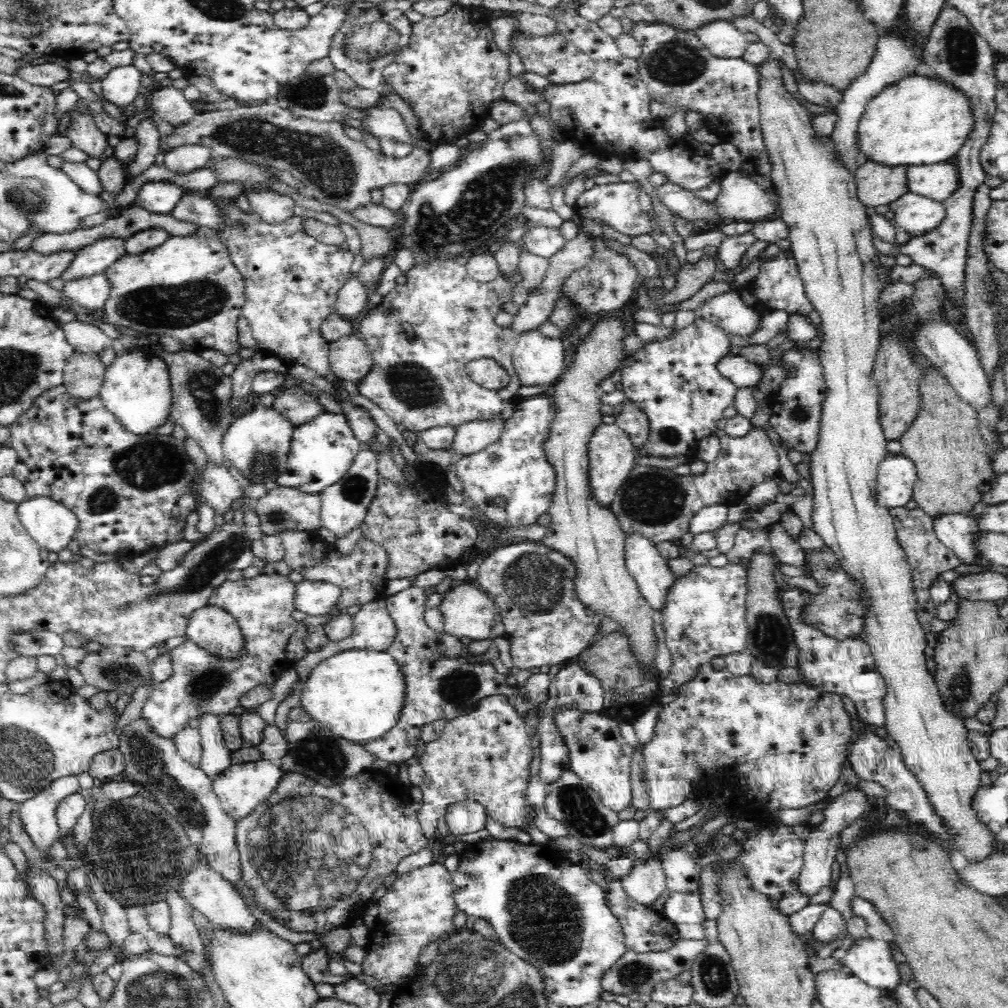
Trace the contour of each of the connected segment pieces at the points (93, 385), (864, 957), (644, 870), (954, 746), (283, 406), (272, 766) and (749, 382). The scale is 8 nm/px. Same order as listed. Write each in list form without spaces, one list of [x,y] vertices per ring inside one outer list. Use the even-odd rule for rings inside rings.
[[[75,352],[68,358],[63,370],[63,388],[76,400],[86,400],[100,394],[101,386],[105,381],[106,365],[100,361],[99,354]]]
[[[870,936],[853,940],[843,963],[862,982],[890,995],[901,984],[899,964],[894,961],[892,948],[886,941]]]
[[[653,857],[636,862],[629,870],[629,873],[621,878],[621,885],[623,891],[637,903],[652,904],[657,898],[660,898],[660,896],[663,896],[667,892],[666,875],[662,861],[658,857]]]
[[[770,52],[769,56],[770,57],[764,59],[763,62],[757,66],[760,76],[759,130],[762,130],[763,141],[765,142],[768,158],[770,158],[771,179],[778,191],[778,196],[780,196],[783,211],[780,218],[785,224],[788,224],[789,238],[787,242],[792,242],[792,255],[794,255],[794,258],[797,260],[797,269],[799,270],[801,279],[804,281],[805,294],[808,295],[808,298],[812,301],[815,309],[821,316],[821,324],[819,327],[822,342],[818,350],[820,350],[819,360],[822,365],[826,394],[821,412],[821,428],[817,449],[811,454],[811,463],[808,467],[810,469],[810,479],[813,486],[813,530],[821,536],[825,544],[835,553],[842,564],[846,577],[850,579],[850,582],[854,585],[854,589],[856,589],[856,596],[859,598],[860,618],[863,618],[863,633],[867,635],[865,641],[870,645],[876,669],[878,669],[878,672],[882,675],[883,680],[886,681],[887,694],[883,700],[883,724],[889,738],[897,742],[896,746],[898,750],[900,750],[906,766],[925,788],[928,802],[935,808],[934,812],[940,816],[941,821],[950,829],[950,833],[956,837],[956,840],[953,840],[953,846],[955,846],[956,850],[960,850],[960,852],[964,854],[968,862],[982,862],[984,858],[988,858],[988,856],[992,854],[992,848],[994,848],[992,842],[996,842],[997,840],[995,834],[993,834],[993,830],[987,828],[986,824],[980,821],[978,815],[976,815],[976,811],[974,811],[974,807],[972,807],[972,798],[974,798],[976,790],[980,788],[980,774],[982,774],[983,771],[971,751],[968,742],[969,730],[964,726],[964,720],[956,714],[953,714],[952,711],[945,706],[945,700],[942,699],[938,684],[935,681],[935,676],[932,676],[926,667],[926,654],[924,653],[924,650],[926,650],[926,634],[918,622],[918,612],[916,611],[917,597],[914,593],[911,567],[908,563],[905,551],[902,549],[902,545],[900,545],[898,539],[896,539],[896,527],[894,527],[894,521],[892,521],[892,515],[890,515],[889,509],[879,505],[878,501],[875,500],[876,471],[878,470],[879,463],[882,462],[883,458],[886,458],[889,452],[886,449],[888,440],[883,436],[882,425],[879,424],[878,387],[874,382],[872,372],[882,338],[882,334],[880,334],[882,316],[880,316],[880,309],[878,309],[878,300],[880,300],[882,290],[893,282],[890,277],[891,268],[884,266],[882,261],[878,259],[878,250],[876,250],[874,241],[872,241],[874,235],[872,234],[871,222],[867,220],[868,214],[866,214],[864,206],[860,205],[858,197],[855,196],[856,184],[854,175],[845,167],[844,161],[842,161],[841,156],[839,156],[837,144],[834,144],[833,136],[822,136],[822,134],[819,134],[819,132],[814,129],[815,122],[813,122],[813,119],[815,117],[798,102],[798,100],[794,99],[792,94],[785,88],[780,68],[780,59],[774,56],[772,52]]]
[[[298,386],[282,390],[271,406],[289,418],[295,427],[325,411],[316,397],[307,394]]]
[[[260,758],[256,762],[232,763],[211,779],[211,792],[218,797],[219,804],[226,816],[231,820],[241,820],[248,816],[261,803],[276,790],[283,776],[280,764],[264,761]]]
[[[729,353],[717,363],[721,375],[731,380],[738,388],[756,388],[764,371],[760,363],[749,362],[741,355]]]

